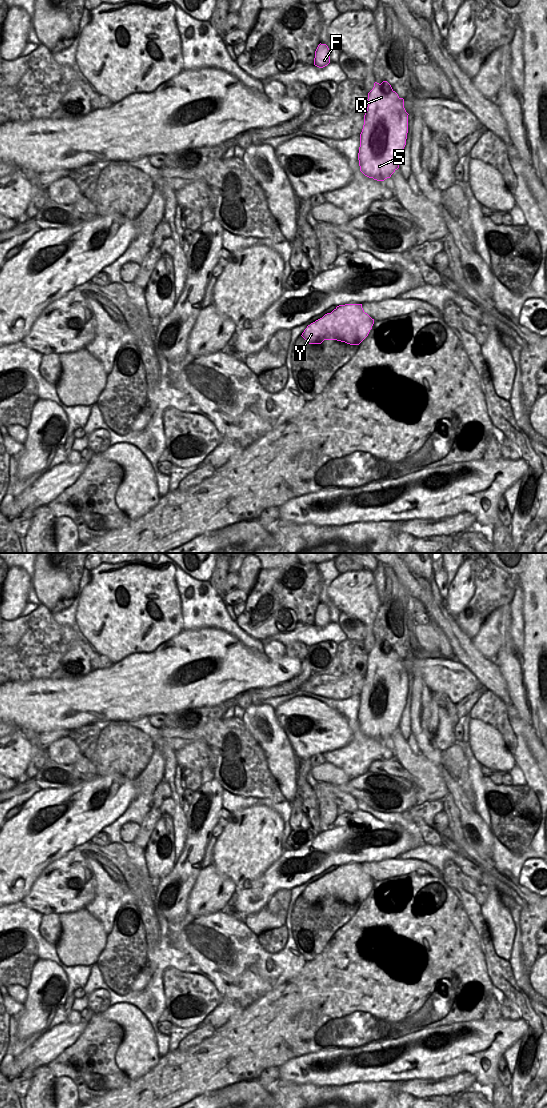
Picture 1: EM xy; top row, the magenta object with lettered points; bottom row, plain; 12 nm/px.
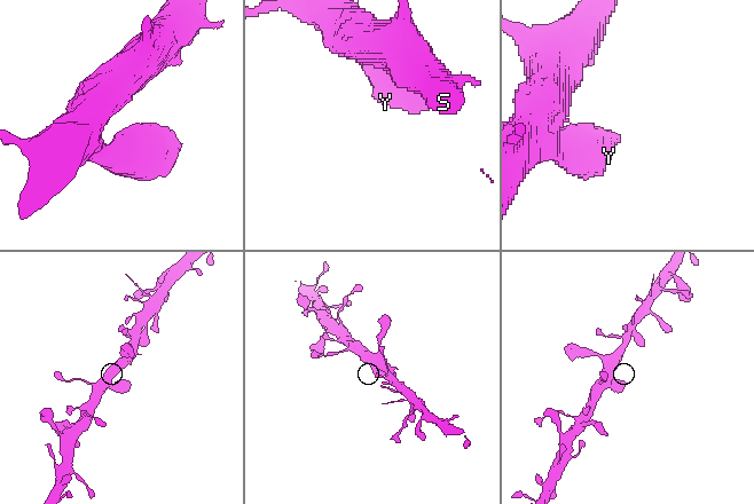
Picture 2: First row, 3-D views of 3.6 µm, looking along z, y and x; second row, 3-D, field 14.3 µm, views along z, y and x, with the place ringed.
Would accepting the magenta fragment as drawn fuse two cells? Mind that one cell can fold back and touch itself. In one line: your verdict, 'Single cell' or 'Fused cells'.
Single cell

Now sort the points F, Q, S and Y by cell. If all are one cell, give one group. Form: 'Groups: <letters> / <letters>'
Groups: F Q S Y

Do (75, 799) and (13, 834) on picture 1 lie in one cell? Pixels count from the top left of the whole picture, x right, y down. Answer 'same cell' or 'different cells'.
same cell

